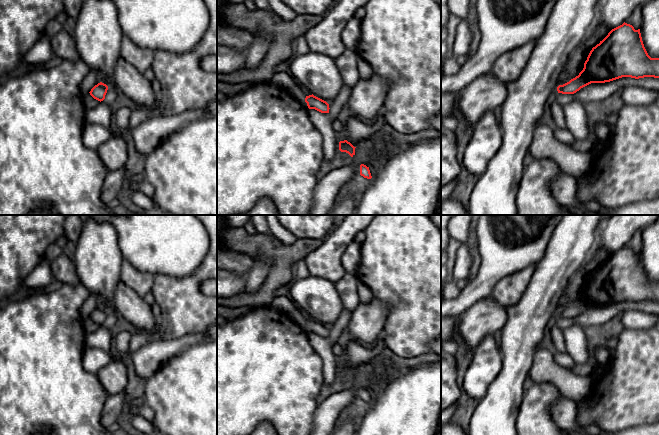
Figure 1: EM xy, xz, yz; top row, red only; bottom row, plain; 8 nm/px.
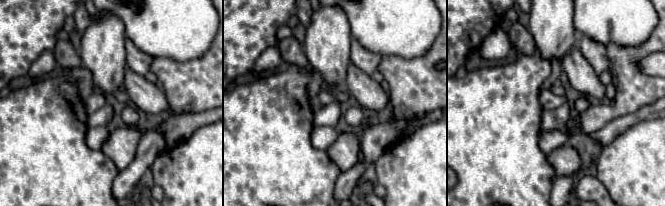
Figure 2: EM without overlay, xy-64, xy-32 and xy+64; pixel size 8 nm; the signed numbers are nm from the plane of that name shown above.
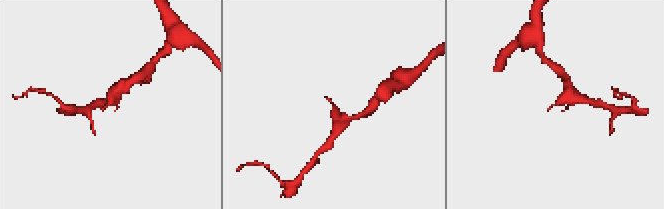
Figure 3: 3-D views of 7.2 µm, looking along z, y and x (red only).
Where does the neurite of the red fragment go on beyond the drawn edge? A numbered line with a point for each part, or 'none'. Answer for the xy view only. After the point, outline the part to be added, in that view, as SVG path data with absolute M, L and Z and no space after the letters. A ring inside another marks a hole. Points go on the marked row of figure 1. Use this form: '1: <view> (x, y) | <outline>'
none

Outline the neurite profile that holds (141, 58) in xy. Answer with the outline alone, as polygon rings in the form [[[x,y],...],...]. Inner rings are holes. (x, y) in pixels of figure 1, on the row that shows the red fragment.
[[[127,36],[121,40],[121,57],[143,73],[151,68],[155,52],[148,48],[137,46]]]

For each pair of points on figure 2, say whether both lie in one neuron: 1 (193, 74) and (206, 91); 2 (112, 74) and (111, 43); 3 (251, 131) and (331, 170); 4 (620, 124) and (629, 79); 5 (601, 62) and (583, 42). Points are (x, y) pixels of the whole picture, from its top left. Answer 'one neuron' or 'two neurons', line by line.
1: one neuron
2: one neuron
3: one neuron
4: two neurons
5: one neuron

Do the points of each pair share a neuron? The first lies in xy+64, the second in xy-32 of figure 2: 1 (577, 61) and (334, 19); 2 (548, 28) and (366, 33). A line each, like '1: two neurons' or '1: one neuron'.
1: two neurons
2: two neurons

